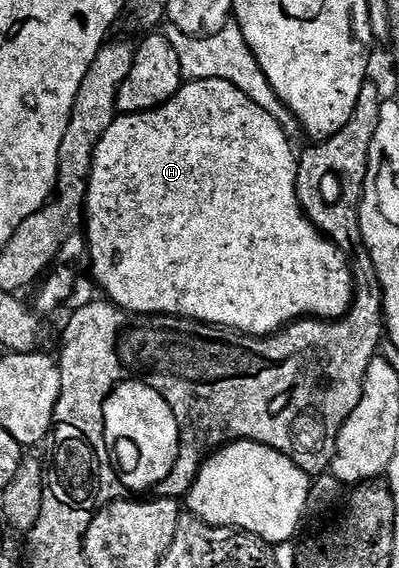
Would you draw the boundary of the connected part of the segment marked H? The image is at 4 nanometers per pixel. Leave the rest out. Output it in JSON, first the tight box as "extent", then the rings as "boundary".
{"extent":[83,79,355,337],"boundary":[[[223,79],[186,80],[182,84],[181,90],[167,103],[160,105],[158,109],[152,109],[146,113],[126,113],[114,117],[111,127],[107,127],[107,131],[103,131],[103,139],[99,139],[99,143],[95,147],[93,166],[89,171],[89,190],[85,196],[83,232],[88,245],[87,261],[93,264],[91,277],[95,282],[96,288],[108,300],[127,313],[157,313],[161,317],[185,317],[188,321],[199,321],[203,325],[215,325],[246,337],[270,337],[271,334],[278,333],[285,326],[292,325],[293,322],[302,319],[320,319],[330,322],[336,321],[338,317],[344,317],[345,312],[353,306],[353,294],[355,292],[353,287],[353,266],[349,264],[349,258],[345,256],[345,252],[309,222],[309,217],[305,214],[305,210],[302,209],[297,198],[297,163],[299,157],[296,152],[293,154],[293,145],[289,141],[292,141],[290,134],[285,133],[281,124],[271,115],[267,115],[267,111],[263,111],[263,107],[259,107],[259,103],[255,103],[255,99],[243,95],[243,91],[239,91],[239,87],[235,87]]]}

